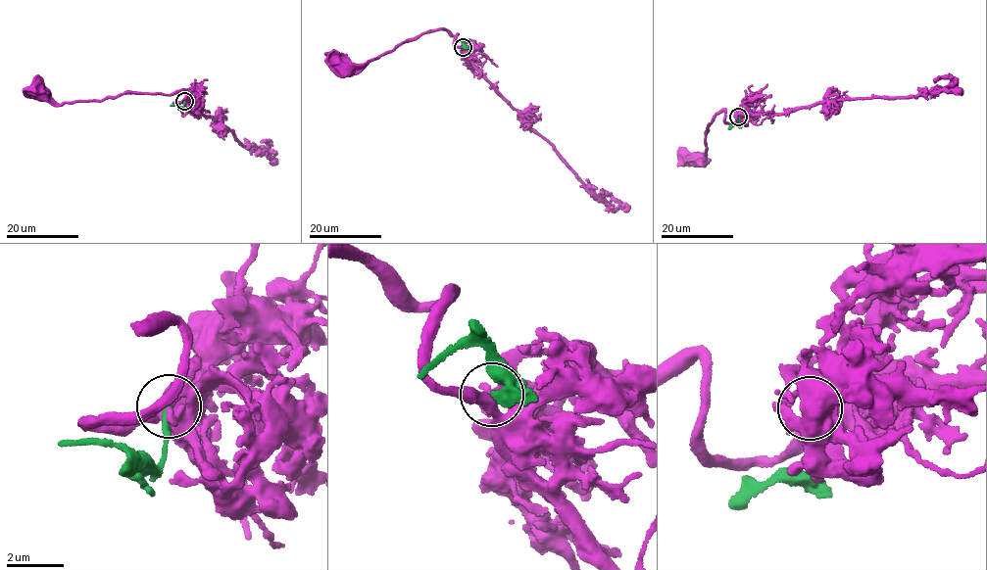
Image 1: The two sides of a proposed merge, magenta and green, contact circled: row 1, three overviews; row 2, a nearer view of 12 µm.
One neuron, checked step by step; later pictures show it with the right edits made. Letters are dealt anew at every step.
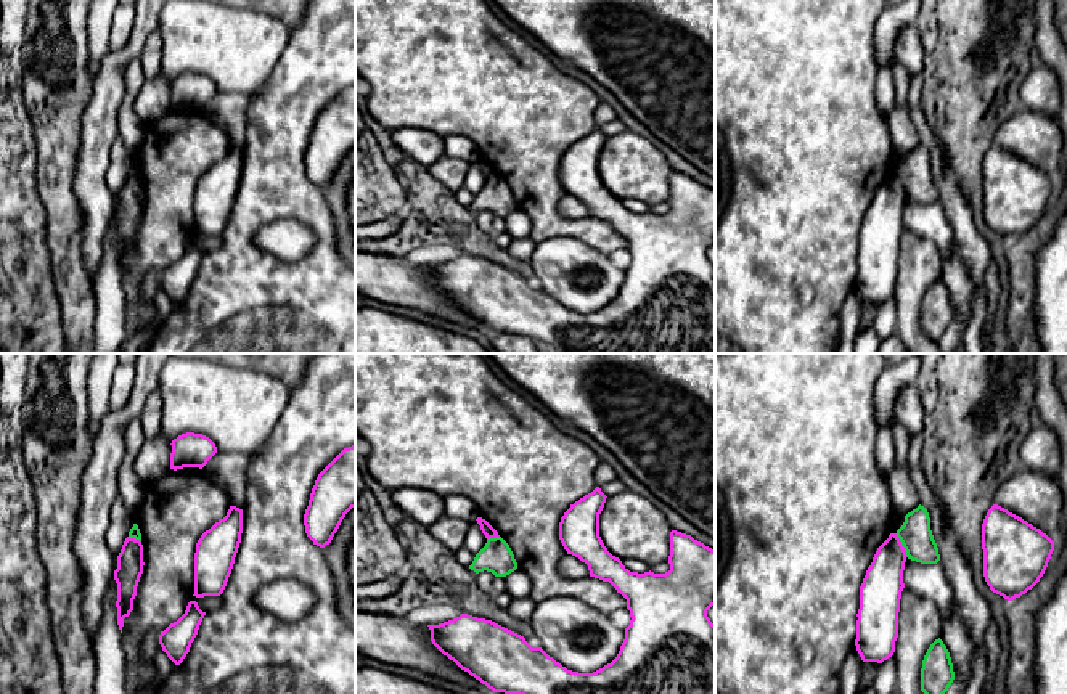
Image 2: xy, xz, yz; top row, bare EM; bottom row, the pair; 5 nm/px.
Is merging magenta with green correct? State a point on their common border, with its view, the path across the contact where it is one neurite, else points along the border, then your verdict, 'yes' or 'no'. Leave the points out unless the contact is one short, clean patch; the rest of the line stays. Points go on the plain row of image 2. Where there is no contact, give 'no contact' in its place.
contact yz (902, 185); border yz (895, 174), (908, 196); no

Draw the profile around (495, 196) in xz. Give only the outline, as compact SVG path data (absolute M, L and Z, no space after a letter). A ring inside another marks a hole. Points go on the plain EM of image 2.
M495 177L487 180L469 209L476 214L487 210L495 217L506 217L517 209L517 202L509 185L501 177Z

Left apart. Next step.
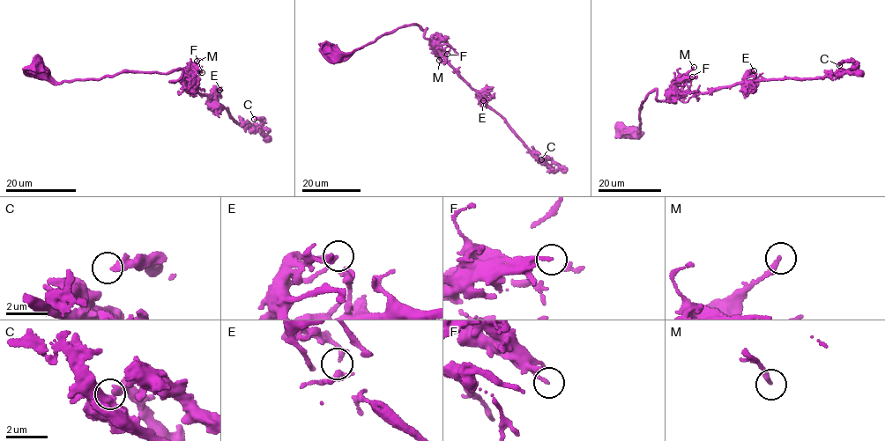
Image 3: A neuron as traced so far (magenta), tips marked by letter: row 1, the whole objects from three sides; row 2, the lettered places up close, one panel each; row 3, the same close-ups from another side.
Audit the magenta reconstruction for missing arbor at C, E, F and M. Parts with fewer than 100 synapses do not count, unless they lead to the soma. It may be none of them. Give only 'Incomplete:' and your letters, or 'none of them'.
Incomplete: C

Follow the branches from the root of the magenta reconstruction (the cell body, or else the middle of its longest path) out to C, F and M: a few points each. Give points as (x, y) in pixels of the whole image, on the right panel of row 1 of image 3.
C: (633, 130), (641, 135), (641, 104), (656, 89), (663, 101), (854, 66), (839, 65)
F: (633, 130), (642, 134), (641, 104), (650, 92), (656, 89), (663, 101), (679, 80), (692, 77)
M: (633, 130), (637, 128), (642, 134), (641, 104), (650, 92), (656, 89), (658, 99), (667, 99), (694, 67)

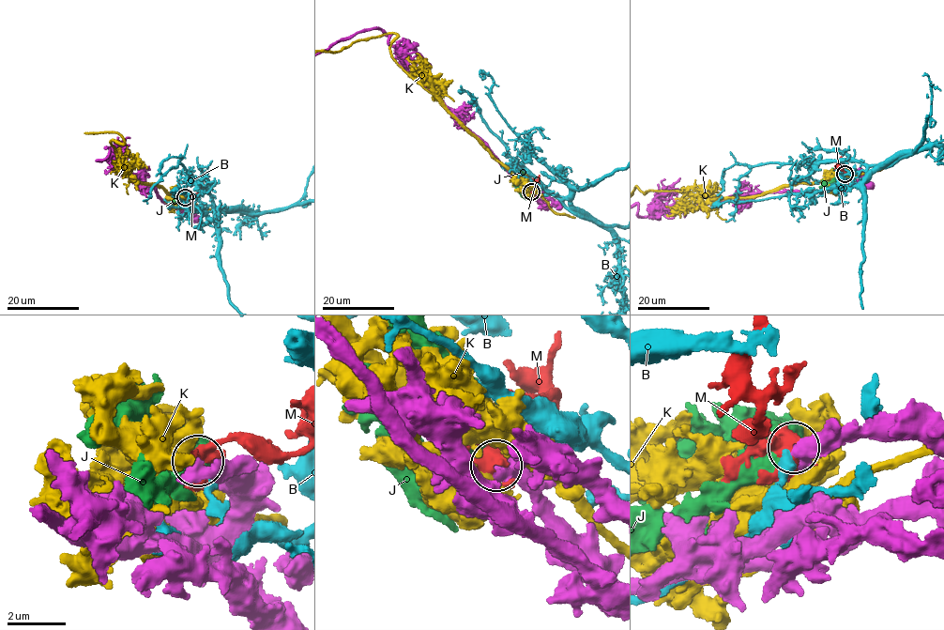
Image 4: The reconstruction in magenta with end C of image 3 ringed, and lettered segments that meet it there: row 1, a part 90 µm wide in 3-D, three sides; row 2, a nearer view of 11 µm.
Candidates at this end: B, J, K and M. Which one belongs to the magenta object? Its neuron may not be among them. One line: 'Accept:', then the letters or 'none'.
Accept: J

